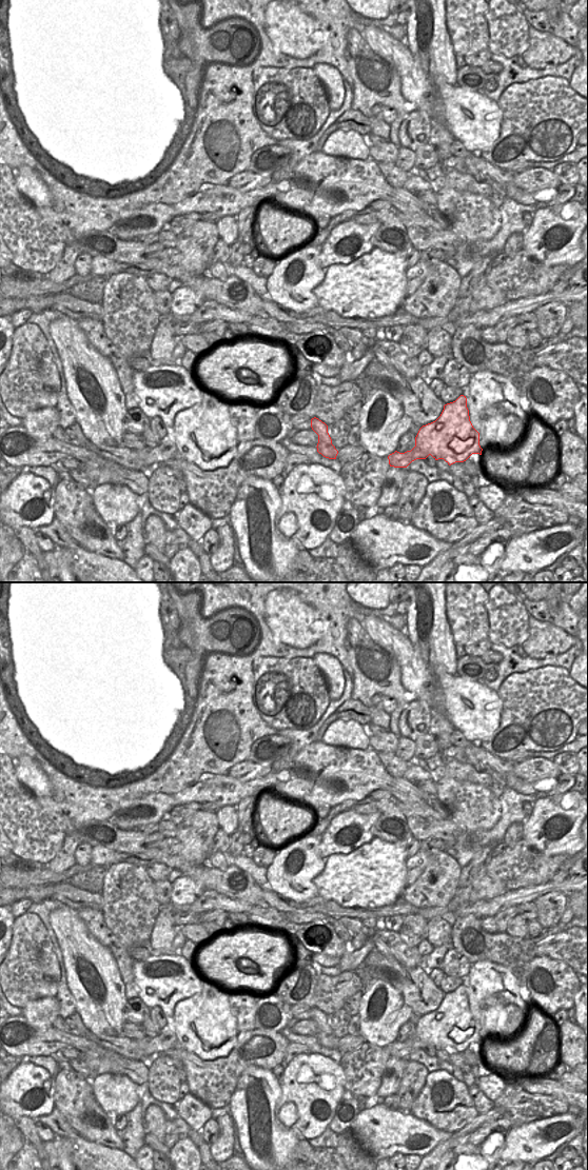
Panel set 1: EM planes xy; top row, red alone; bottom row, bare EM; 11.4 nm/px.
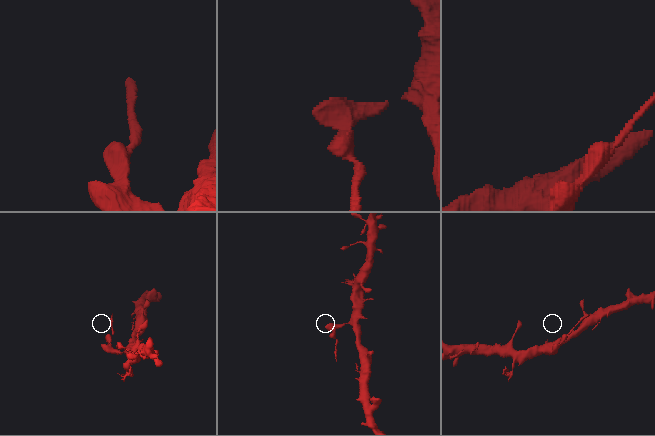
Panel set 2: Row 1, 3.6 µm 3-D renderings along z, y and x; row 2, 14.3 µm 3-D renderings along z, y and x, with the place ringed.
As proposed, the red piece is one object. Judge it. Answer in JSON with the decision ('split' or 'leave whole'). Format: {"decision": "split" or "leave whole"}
{"decision": "split"}

